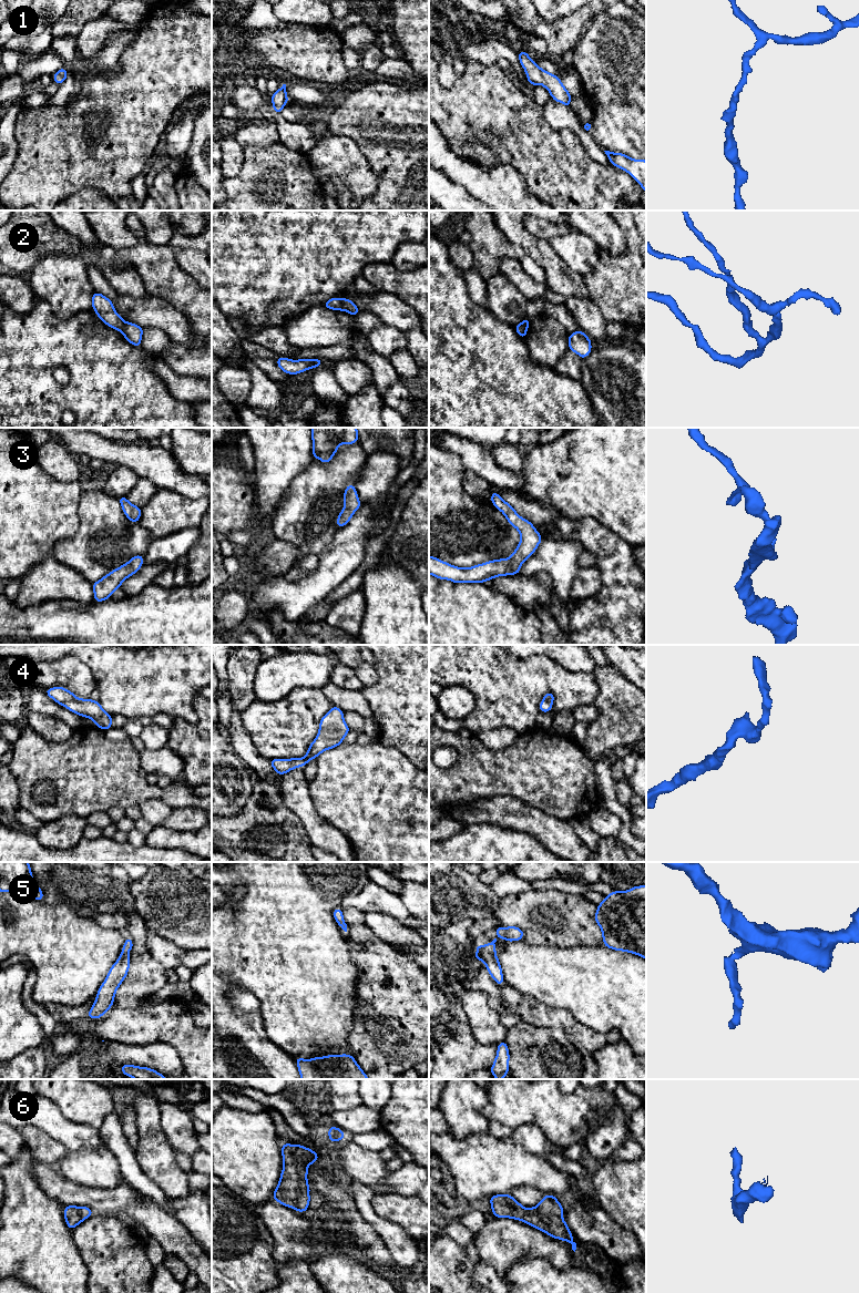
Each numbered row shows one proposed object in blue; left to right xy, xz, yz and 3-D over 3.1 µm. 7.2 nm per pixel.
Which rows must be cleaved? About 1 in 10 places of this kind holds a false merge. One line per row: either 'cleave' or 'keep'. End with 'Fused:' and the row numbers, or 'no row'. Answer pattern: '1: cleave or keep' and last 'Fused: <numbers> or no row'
1: keep
2: cleave
3: keep
4: keep
5: keep
6: keep
Fused: 2

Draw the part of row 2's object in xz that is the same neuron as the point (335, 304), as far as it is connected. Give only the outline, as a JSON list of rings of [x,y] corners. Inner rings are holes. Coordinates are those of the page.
[[[338,297],[330,298],[324,304],[324,307],[333,310],[344,310],[341,305],[341,299]]]

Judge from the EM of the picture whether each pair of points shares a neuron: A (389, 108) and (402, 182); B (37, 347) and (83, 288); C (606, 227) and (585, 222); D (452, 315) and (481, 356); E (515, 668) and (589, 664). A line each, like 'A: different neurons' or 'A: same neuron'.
A: same neuron
B: different neurons
C: same neuron
D: same neuron
E: different neurons

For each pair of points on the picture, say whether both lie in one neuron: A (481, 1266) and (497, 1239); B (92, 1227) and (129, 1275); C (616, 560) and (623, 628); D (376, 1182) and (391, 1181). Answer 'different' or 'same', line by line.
A: different
B: same
C: same
D: different

